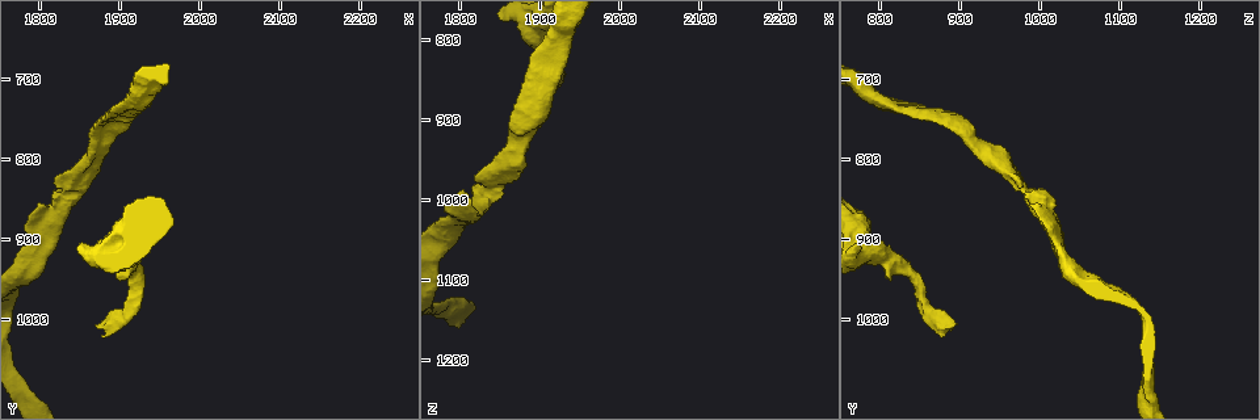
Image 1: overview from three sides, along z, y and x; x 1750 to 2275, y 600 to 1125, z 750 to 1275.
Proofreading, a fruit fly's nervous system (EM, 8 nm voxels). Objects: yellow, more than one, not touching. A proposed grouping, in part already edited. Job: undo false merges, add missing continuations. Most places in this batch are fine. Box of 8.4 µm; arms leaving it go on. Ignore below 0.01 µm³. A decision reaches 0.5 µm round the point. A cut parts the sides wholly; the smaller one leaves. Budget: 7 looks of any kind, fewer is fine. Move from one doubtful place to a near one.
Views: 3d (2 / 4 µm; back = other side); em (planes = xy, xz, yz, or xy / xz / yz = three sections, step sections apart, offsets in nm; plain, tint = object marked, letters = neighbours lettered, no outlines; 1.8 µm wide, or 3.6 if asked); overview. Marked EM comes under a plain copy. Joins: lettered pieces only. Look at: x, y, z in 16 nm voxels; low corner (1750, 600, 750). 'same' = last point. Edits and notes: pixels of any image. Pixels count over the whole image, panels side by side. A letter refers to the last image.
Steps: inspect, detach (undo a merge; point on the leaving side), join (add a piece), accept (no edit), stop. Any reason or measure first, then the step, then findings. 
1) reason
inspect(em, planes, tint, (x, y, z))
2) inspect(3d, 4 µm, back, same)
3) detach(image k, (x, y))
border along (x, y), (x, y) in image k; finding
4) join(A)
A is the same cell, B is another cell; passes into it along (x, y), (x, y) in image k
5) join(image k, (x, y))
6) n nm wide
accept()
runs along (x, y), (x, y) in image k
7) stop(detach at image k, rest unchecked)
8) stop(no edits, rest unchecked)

long arm stops here
inspect(3d, 4 µm, (1870, 1005, 890))

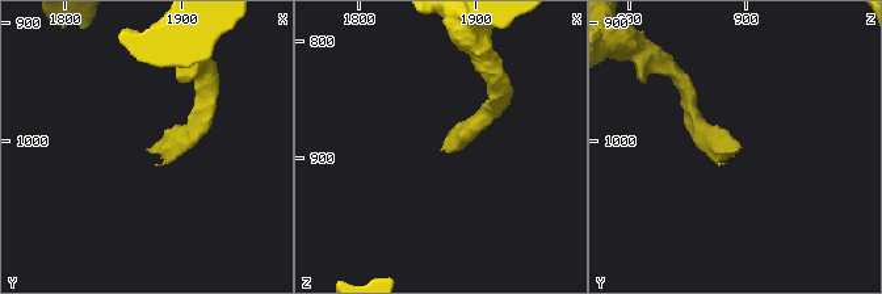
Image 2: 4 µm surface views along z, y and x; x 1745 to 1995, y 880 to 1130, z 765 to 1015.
inspect(em, planes, letters, (1870, 1006, 892))

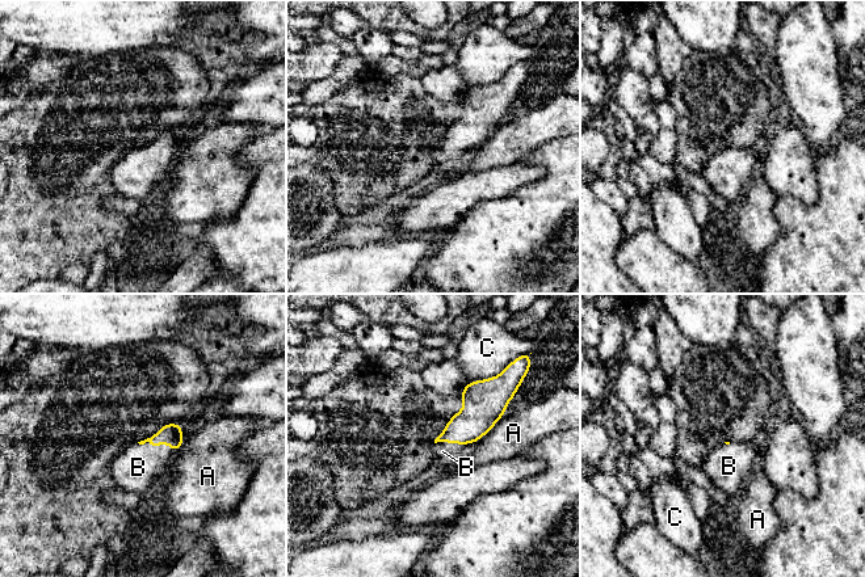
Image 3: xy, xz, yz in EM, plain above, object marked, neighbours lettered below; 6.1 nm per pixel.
join(B)
B is the same cell, A and C are other cells; passes into it along (169, 434), (156, 446), (138, 467) in image 3; the neuron continues

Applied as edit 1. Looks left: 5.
redraw
inspect(overview)

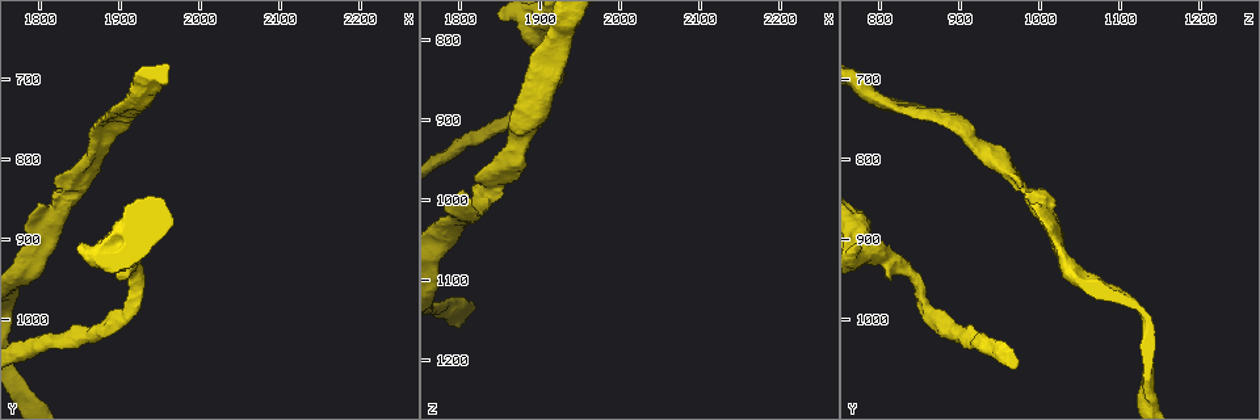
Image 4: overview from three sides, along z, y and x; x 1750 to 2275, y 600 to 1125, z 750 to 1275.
branch stops here
inspect(em, 3.6 µm, planes, letters, (1790, 865, 995))

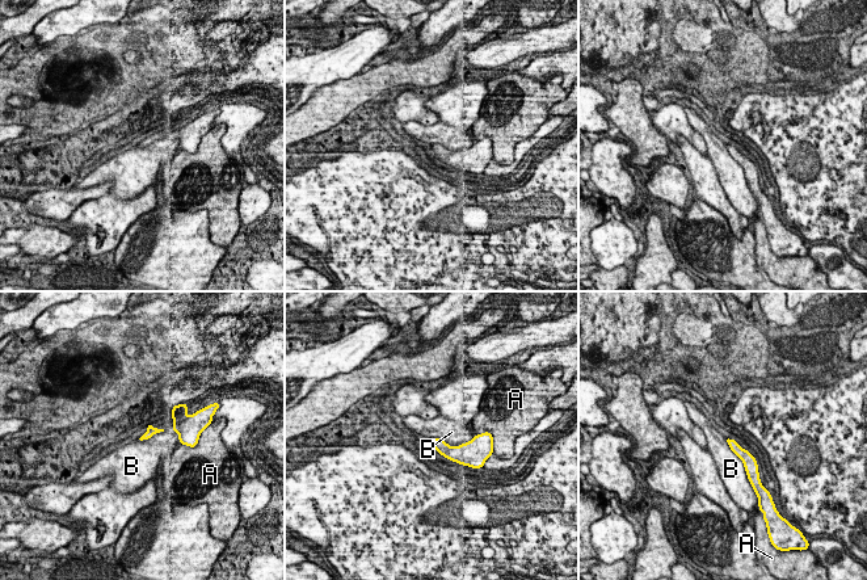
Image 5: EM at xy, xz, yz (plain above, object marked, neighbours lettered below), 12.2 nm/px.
B touches over 600 nm
accept()
A and B are other cells; border along (724, 438), (741, 461), (748, 478) in image 5; none of them fits

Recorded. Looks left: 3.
an open end
inspect(em, planes, letters, (1865, 760, 885))

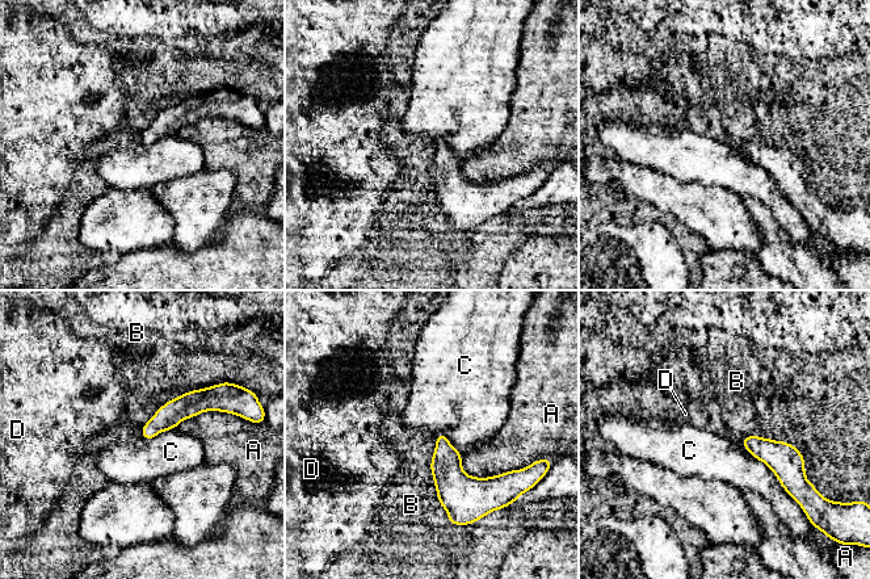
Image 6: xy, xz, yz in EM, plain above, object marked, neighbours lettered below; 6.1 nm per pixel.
accept()
A, B, C and D are other cells; border along (749, 453), (773, 473), (793, 499) in image 6; none of them fits

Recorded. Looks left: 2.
stop(join at image 3, rest unchecked)

